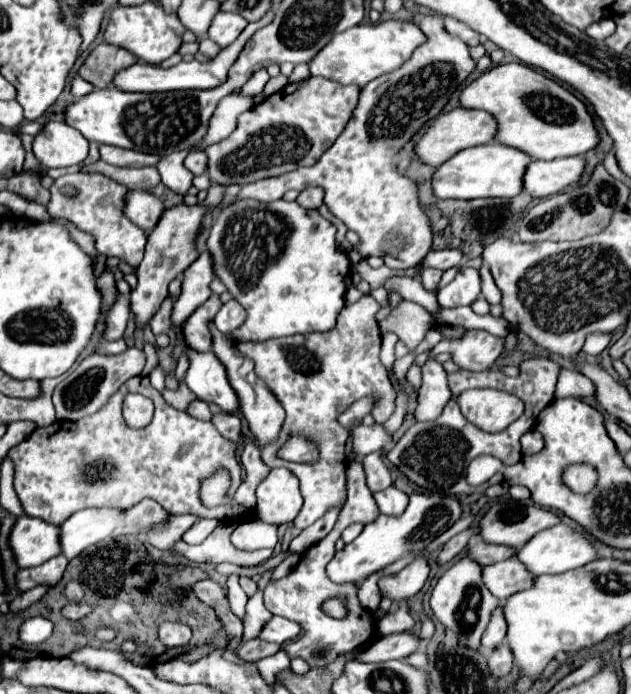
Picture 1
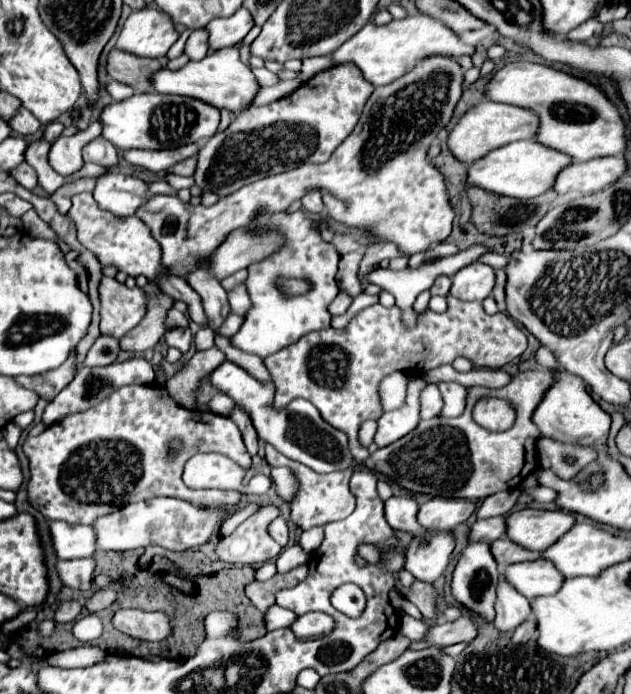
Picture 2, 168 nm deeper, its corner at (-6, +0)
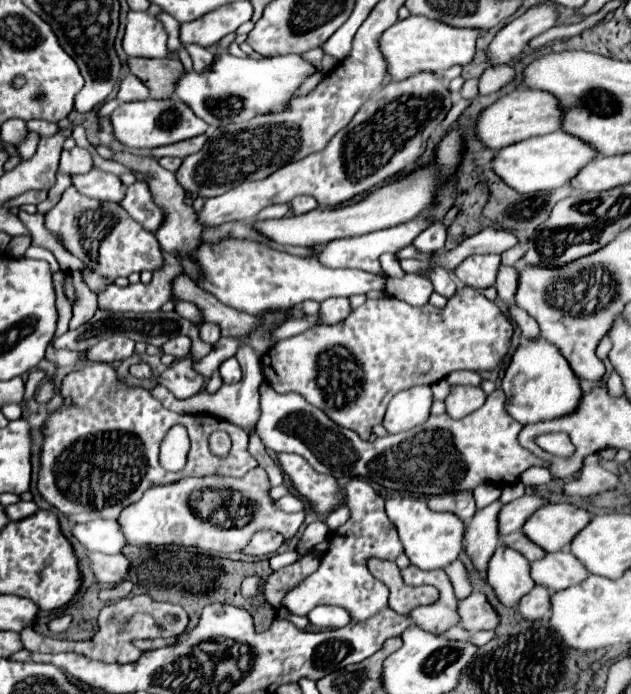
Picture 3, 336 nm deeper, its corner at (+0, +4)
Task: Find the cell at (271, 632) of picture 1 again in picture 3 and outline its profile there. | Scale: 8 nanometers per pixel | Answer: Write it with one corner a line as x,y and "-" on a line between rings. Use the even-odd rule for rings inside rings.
316,606
308,614
308,622
316,628
342,628
348,624
348,612
338,606

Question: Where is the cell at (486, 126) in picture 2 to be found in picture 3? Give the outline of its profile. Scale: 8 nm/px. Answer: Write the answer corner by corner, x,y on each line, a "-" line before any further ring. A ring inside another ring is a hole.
524,88
524,90
512,90
506,96
500,96
488,108
484,108
476,120
474,132
486,148
496,152
496,150
504,148
506,144
526,140
528,136
556,132
556,130
560,130
560,122
562,122
562,116
560,116
560,108
556,106
554,96
548,96
548,92

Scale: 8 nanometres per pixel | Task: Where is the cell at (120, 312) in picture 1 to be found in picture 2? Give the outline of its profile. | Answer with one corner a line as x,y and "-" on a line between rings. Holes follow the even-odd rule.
102,278
100,282
100,330
102,334
120,338
130,332
142,316
146,316
146,292
142,288
128,288
114,278

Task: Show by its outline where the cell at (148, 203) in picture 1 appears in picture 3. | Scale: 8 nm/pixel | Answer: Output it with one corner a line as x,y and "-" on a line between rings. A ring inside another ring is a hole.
92,168
86,174
72,176
72,184
76,190
88,198
96,198
100,202
120,202
126,194
126,188
120,176
104,172
100,168

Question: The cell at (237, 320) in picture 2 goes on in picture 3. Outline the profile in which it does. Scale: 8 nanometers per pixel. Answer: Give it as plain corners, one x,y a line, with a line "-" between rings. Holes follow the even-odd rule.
200,324
200,338
204,342
216,344
220,340
220,326
218,324

